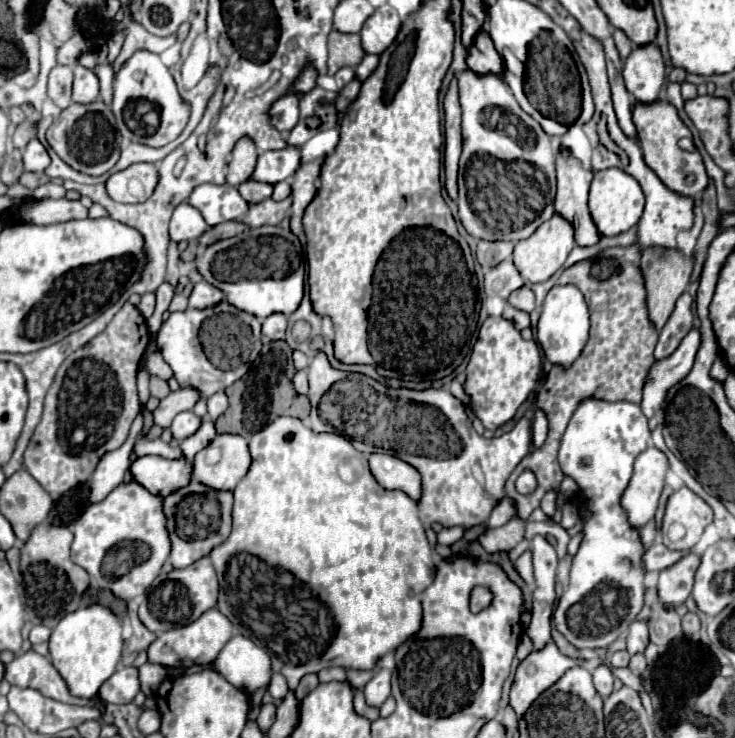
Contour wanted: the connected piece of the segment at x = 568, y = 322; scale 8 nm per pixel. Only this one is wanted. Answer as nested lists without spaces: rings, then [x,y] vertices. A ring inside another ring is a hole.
[[[574,284],[554,286],[544,298],[544,306],[542,306],[542,314],[536,330],[536,340],[542,346],[544,356],[552,364],[570,366],[586,346],[588,330],[590,330],[590,316],[588,316],[588,306],[582,292]]]

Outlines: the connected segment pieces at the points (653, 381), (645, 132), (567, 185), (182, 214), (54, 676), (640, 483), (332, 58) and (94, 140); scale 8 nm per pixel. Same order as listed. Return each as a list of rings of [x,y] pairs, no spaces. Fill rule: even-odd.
[[[692,330],[684,336],[680,346],[668,358],[656,360],[650,366],[640,402],[646,418],[654,416],[654,412],[664,404],[668,390],[690,372],[698,348],[700,348],[700,332]]]
[[[658,100],[658,102],[654,102],[654,106],[638,106],[638,102],[636,102],[634,112],[632,112],[632,120],[634,120],[634,124],[638,124],[638,138],[640,138],[640,148],[644,152],[646,164],[656,172],[656,176],[670,190],[674,190],[682,196],[694,196],[708,186],[708,176],[706,176],[700,152],[686,152],[678,146],[680,138],[684,138],[684,136],[692,138],[692,134],[684,126],[684,122],[680,120],[674,106],[670,106],[670,102]],[[688,174],[694,176],[692,184],[686,182]]]
[[[560,144],[556,156],[556,172],[558,172],[556,212],[572,222],[578,246],[596,244],[600,236],[588,212],[588,186],[594,174],[586,170],[582,162],[576,160],[564,144]]]
[[[182,202],[170,220],[170,238],[174,242],[182,242],[182,240],[198,240],[206,230],[206,222],[202,218],[202,214],[198,210],[194,210],[194,206],[190,206],[188,202]]]
[[[28,650],[24,654],[18,654],[10,664],[6,664],[4,678],[12,686],[22,686],[22,688],[34,688],[42,692],[48,698],[54,698],[58,702],[66,704],[78,704],[78,706],[94,706],[90,700],[76,698],[68,692],[66,682],[60,678],[56,668],[46,656],[36,654],[34,650]]]
[[[650,446],[638,454],[634,464],[634,476],[622,496],[622,508],[626,510],[632,526],[642,528],[648,520],[654,518],[666,472],[668,458],[658,448]]]
[[[332,30],[328,36],[328,74],[334,76],[342,66],[356,68],[366,52],[360,44],[360,34],[342,34]]]
[[[96,100],[92,104],[70,104],[46,130],[46,140],[50,148],[74,170],[90,176],[100,176],[108,172],[120,156],[122,136],[116,130],[116,120],[110,108]]]

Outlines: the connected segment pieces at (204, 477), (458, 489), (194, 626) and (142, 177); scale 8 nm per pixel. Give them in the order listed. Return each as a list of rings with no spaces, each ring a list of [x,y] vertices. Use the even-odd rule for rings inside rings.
[[[218,434],[208,448],[194,458],[194,480],[214,490],[234,490],[250,468],[248,440],[234,434]]]
[[[318,352],[308,366],[308,398],[320,416],[326,432],[338,432],[364,452],[386,452],[414,466],[422,476],[422,496],[418,514],[424,524],[438,522],[444,528],[462,526],[464,530],[484,524],[498,500],[506,496],[504,484],[532,444],[532,420],[522,416],[516,426],[500,438],[476,434],[458,398],[446,388],[440,390],[390,390],[362,374],[334,370],[324,352]],[[422,416],[428,422],[422,446]]]
[[[212,608],[204,612],[196,622],[160,634],[146,650],[148,662],[162,664],[166,668],[190,668],[190,666],[206,668],[230,638],[232,638],[232,622],[218,608]]]
[[[138,162],[112,174],[106,182],[108,194],[116,202],[138,204],[152,196],[154,186],[158,184],[158,170],[154,164]]]

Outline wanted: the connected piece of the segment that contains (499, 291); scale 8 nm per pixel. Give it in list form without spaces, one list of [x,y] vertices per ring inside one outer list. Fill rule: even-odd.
[[[512,258],[502,260],[498,266],[494,266],[486,276],[484,276],[484,286],[486,286],[486,294],[492,296],[500,296],[500,298],[508,298],[514,290],[522,288],[526,282],[520,276],[518,268],[514,266]]]

